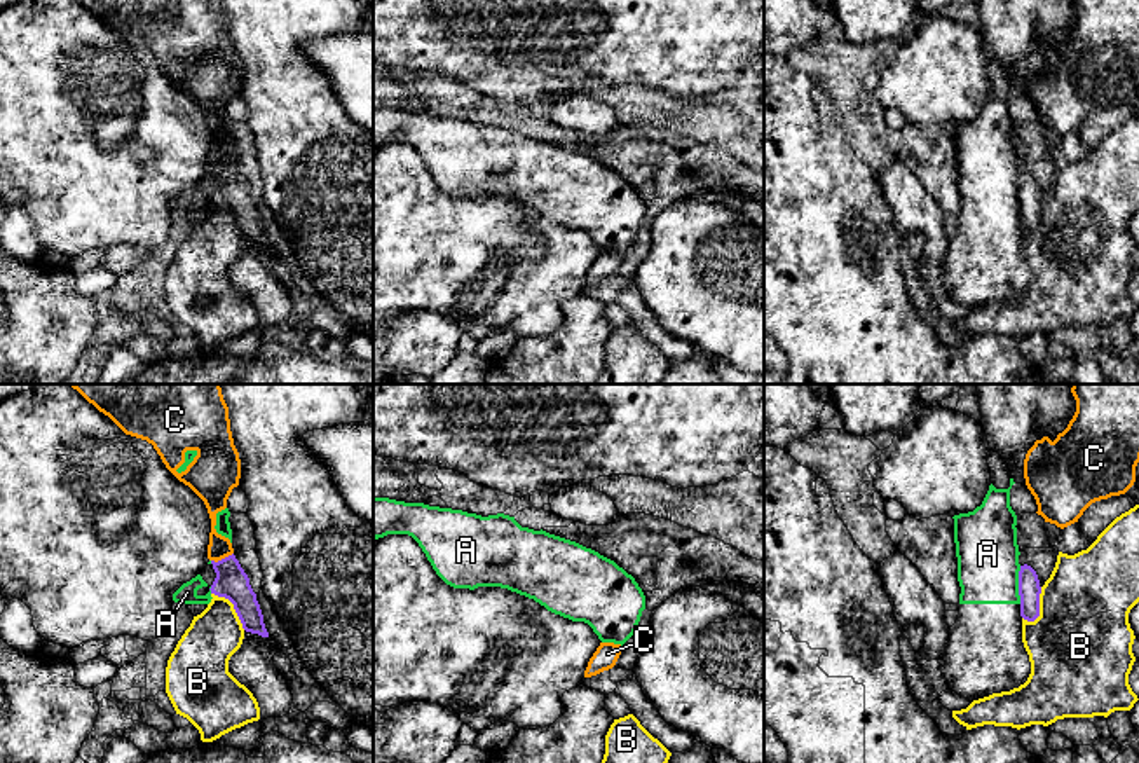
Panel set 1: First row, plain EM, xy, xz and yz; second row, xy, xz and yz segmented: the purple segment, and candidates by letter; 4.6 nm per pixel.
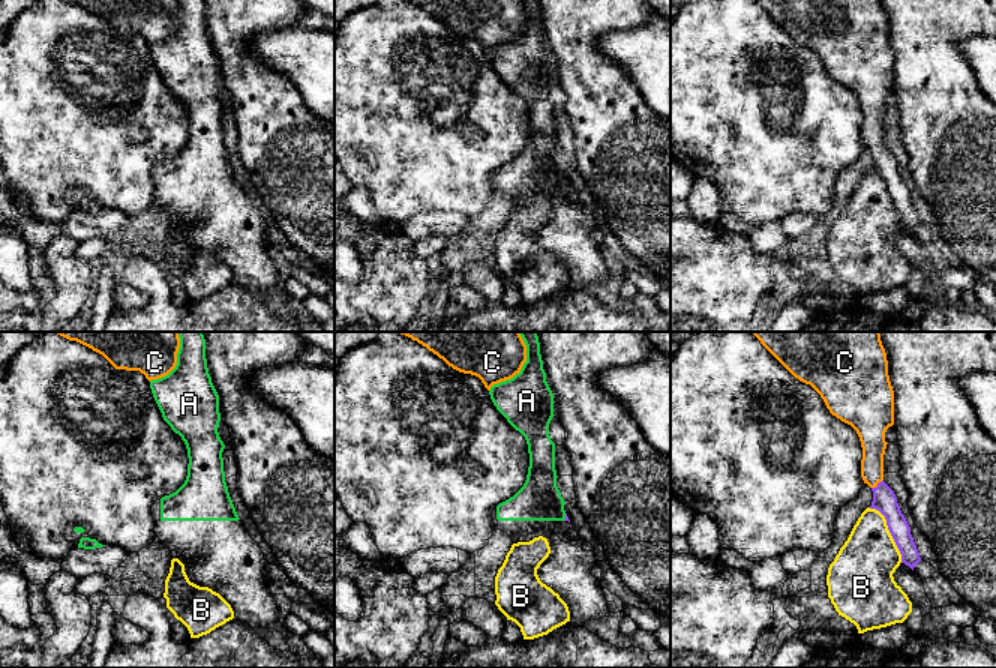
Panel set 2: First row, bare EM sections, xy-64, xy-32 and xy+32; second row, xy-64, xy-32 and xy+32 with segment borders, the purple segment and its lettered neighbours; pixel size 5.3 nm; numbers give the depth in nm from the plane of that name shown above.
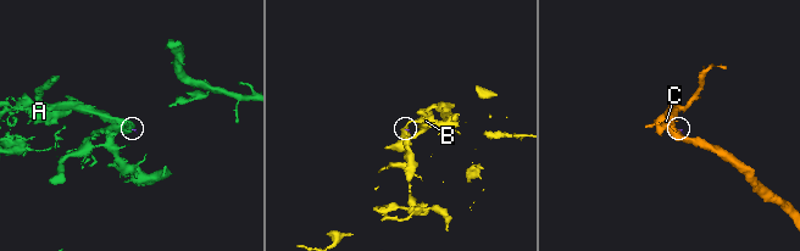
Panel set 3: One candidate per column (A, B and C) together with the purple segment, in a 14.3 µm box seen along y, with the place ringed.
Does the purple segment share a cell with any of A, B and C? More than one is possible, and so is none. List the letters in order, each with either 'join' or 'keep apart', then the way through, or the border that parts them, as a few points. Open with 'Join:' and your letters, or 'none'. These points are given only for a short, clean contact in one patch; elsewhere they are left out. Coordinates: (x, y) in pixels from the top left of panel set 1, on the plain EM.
Join: C
A: keep apart; border along yz (1021, 175), (1019, 212)
B: keep apart
C: join; runs through xy (231, 191), (229, 178), (222, 168), (220, 156)

